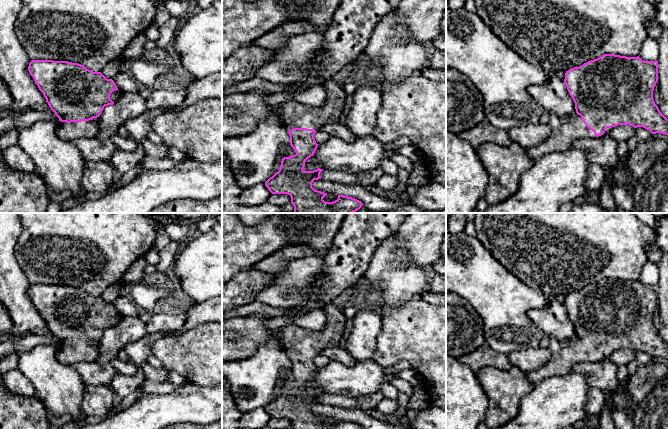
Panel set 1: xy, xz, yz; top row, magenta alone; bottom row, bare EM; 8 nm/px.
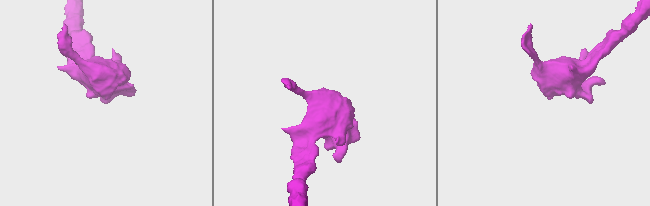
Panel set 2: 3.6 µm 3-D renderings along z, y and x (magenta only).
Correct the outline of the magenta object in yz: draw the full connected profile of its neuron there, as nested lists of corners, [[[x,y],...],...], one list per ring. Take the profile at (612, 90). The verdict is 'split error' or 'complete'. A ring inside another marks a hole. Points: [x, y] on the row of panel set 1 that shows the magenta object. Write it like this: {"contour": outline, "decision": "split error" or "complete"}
{"contour": [[[605,54],[569,69],[565,73],[564,83],[575,103],[576,113],[561,117],[561,125],[553,128],[550,136],[542,143],[526,148],[527,154],[537,161],[543,155],[568,150],[577,139],[608,134],[612,127],[618,125],[643,127],[652,134],[662,133],[668,136],[668,119],[660,112],[653,99],[657,82],[658,61],[644,61],[639,56]]], "decision": "split error"}

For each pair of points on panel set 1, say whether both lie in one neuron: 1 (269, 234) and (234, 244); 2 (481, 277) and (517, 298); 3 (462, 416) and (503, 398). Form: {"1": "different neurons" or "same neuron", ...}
{"1": "same neuron", "2": "same neuron", "3": "different neurons"}

